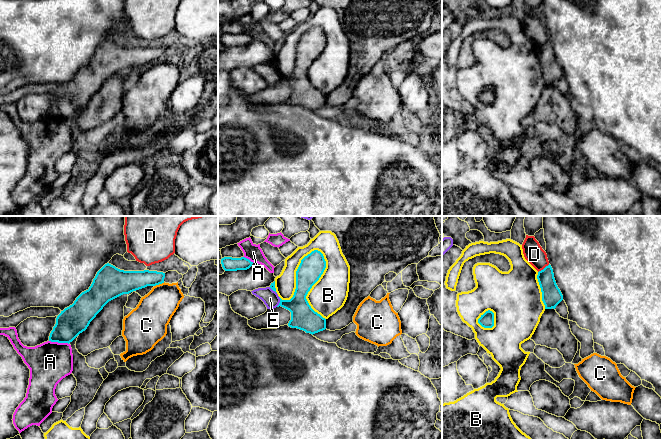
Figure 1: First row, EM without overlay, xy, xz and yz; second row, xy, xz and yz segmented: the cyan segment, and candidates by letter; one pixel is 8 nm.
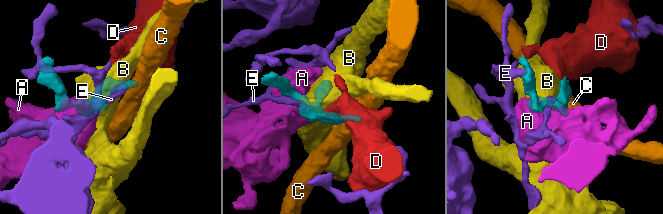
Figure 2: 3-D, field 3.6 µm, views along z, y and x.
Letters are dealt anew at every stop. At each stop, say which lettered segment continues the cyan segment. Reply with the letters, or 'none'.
none

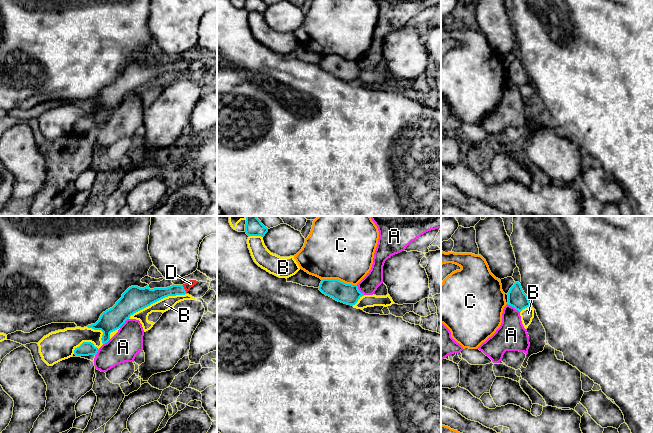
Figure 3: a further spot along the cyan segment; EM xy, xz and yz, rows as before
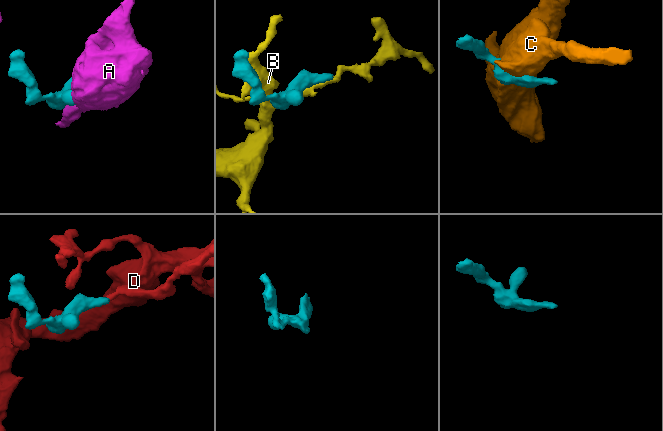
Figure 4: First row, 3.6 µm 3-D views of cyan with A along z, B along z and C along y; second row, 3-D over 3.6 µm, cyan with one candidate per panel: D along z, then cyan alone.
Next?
D

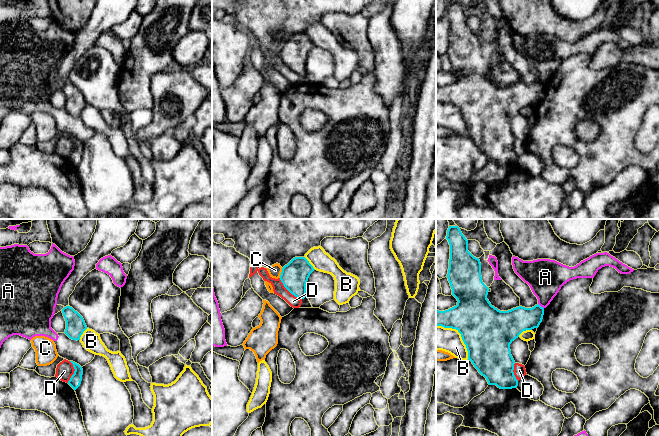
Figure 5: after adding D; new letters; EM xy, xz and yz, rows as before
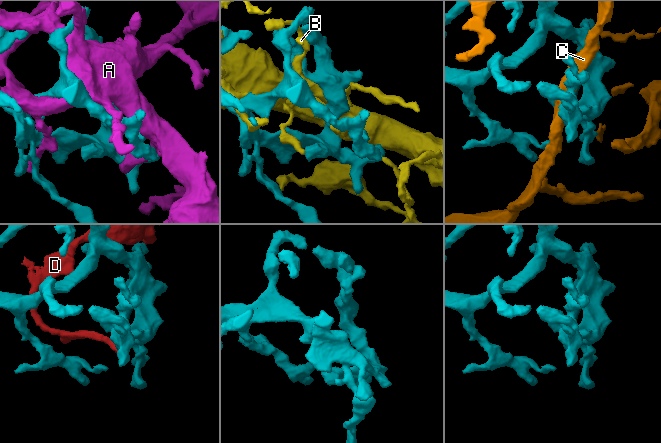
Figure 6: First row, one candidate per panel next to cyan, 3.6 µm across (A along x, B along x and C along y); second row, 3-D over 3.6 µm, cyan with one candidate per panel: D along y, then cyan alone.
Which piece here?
C

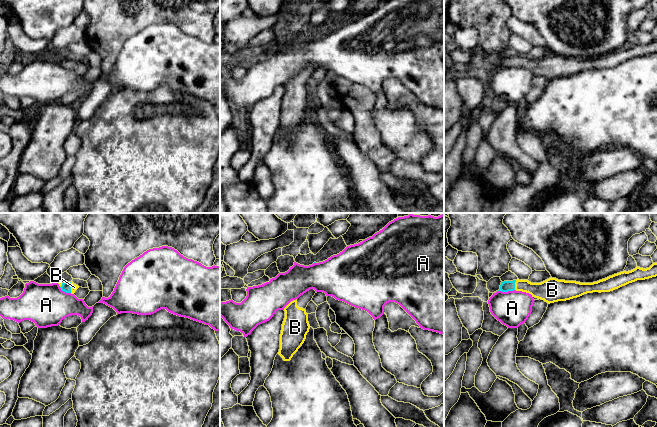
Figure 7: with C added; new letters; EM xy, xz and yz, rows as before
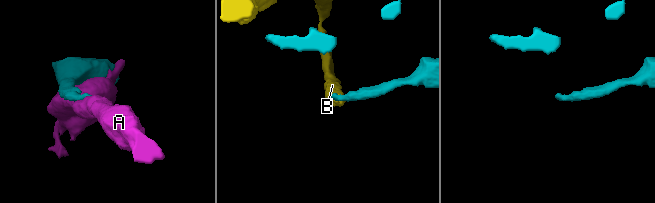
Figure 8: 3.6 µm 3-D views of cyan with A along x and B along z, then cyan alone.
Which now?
B

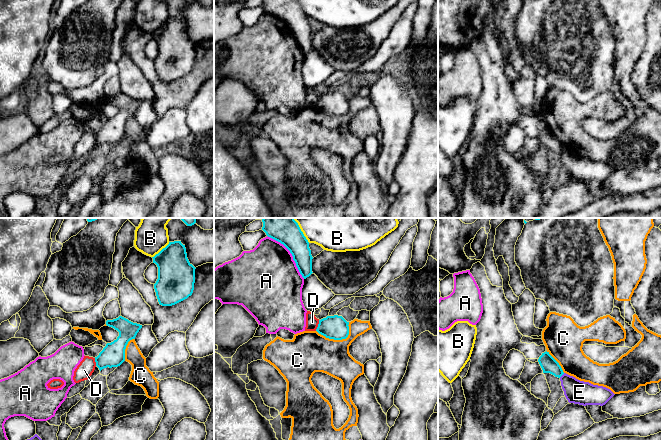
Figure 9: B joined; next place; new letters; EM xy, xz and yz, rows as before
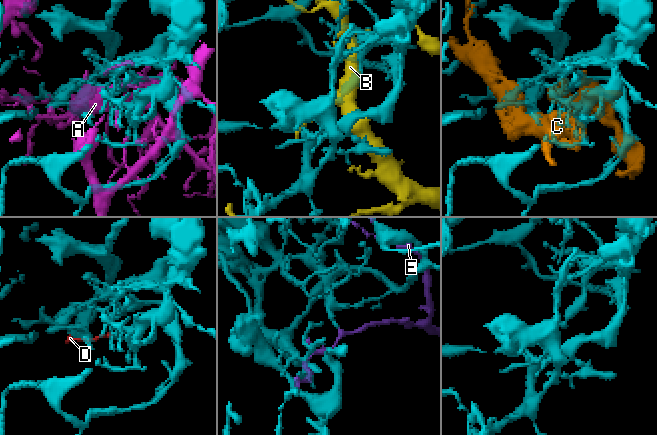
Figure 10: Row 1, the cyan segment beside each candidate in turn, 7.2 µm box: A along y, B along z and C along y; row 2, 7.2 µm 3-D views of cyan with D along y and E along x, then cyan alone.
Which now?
none

